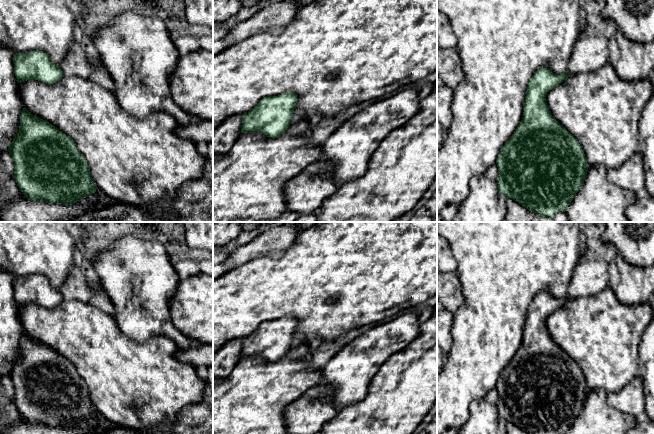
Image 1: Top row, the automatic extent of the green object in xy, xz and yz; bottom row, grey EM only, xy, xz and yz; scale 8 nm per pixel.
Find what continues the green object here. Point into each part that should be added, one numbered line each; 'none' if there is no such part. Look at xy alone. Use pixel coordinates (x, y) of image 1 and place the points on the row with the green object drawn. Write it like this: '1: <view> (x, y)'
1: xy (136, 161)

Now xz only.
1: xz (248, 181)

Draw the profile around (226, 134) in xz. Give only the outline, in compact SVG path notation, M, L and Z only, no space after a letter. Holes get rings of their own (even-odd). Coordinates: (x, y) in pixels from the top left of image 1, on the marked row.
M232 116L213 129L213 154L228 152L241 135L242 116Z

